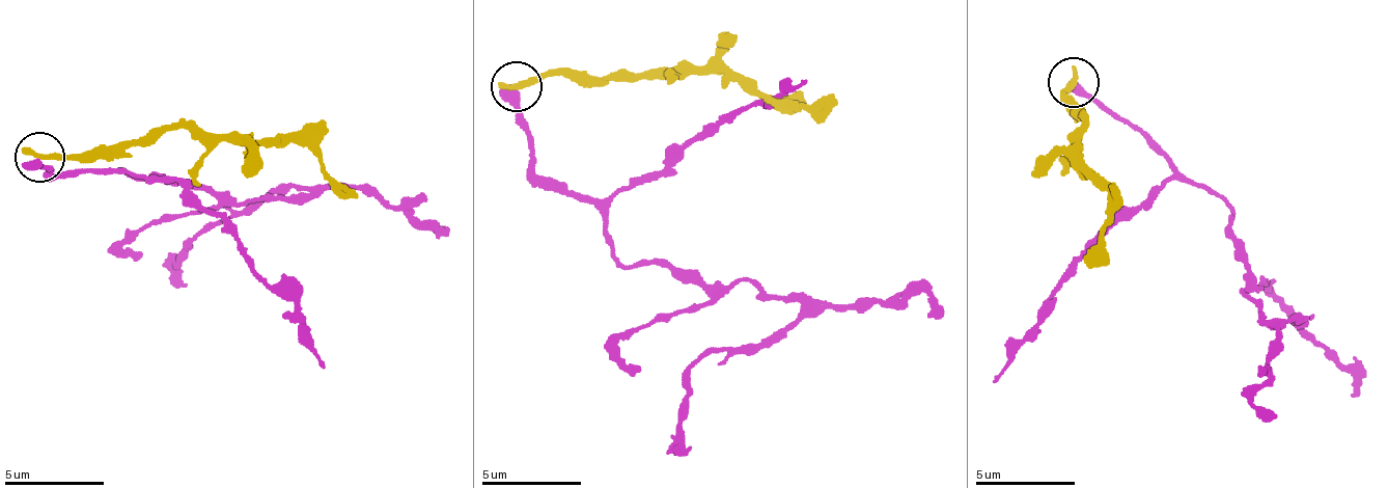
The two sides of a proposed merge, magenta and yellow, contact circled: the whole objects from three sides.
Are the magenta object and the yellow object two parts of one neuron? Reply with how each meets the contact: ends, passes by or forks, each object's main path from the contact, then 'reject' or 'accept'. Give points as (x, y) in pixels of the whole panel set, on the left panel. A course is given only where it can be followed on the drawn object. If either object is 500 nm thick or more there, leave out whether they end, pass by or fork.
course magenta (35, 159), (57, 175), (106, 167), (262, 201), (306, 185), (275, 195), (200, 237), (171, 287); course yellow (40, 159), (111, 157), (120, 143), (200, 126), (300, 142), (356, 194); reject

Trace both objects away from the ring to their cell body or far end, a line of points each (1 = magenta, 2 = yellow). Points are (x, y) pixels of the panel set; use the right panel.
1: (1072, 82), (1232, 210), (1244, 298), (1300, 321), (1296, 329), (1355, 378), (1359, 394)
2: (1072, 84), (1065, 110), (1076, 105), (1085, 127), (1089, 172), (1110, 196), (1111, 223), (1083, 262)

